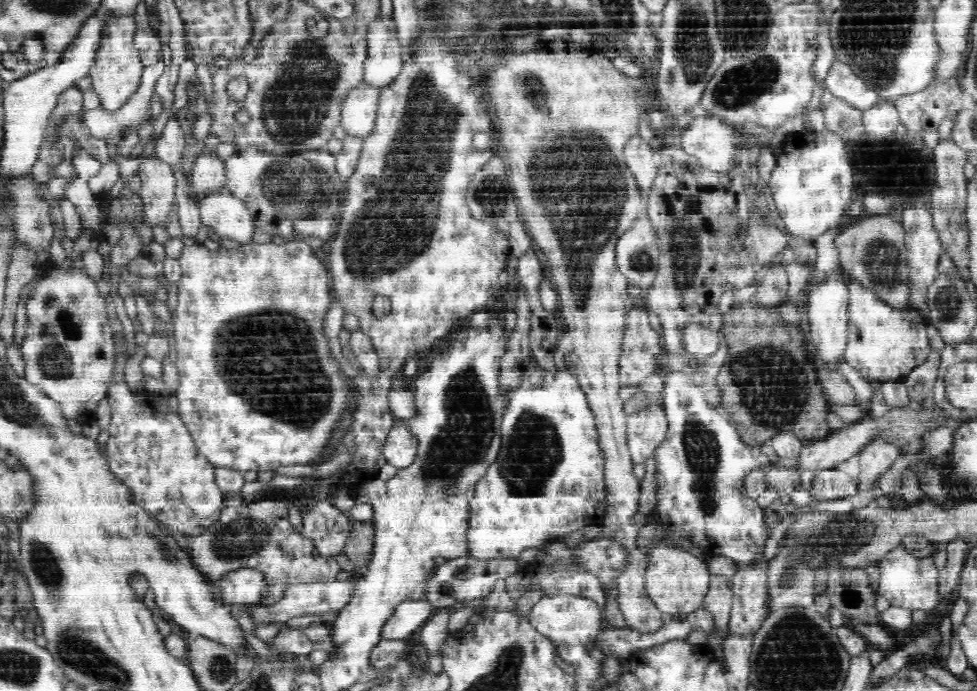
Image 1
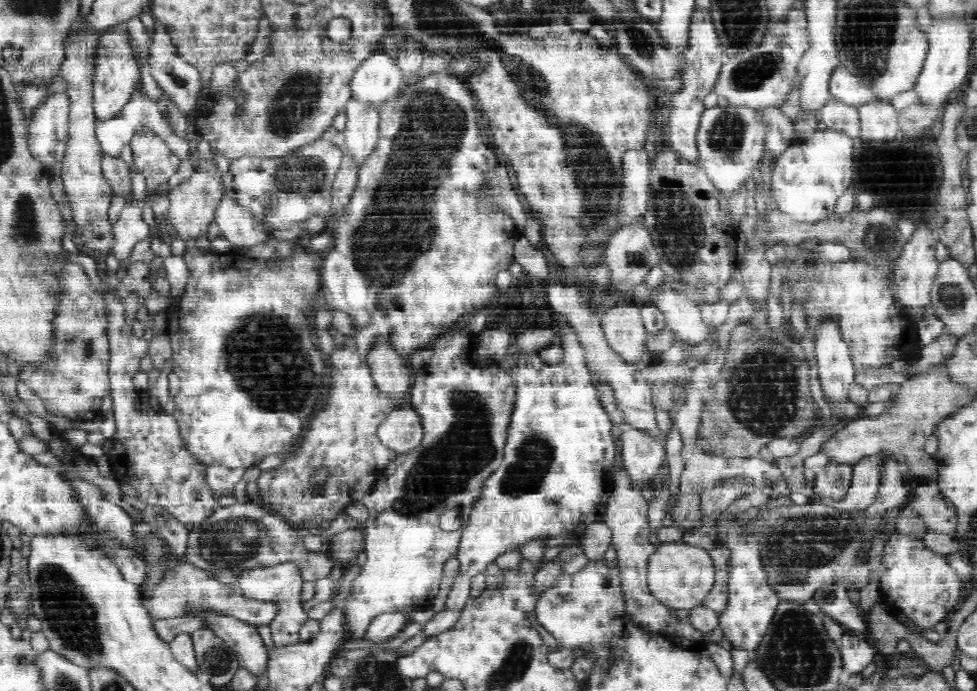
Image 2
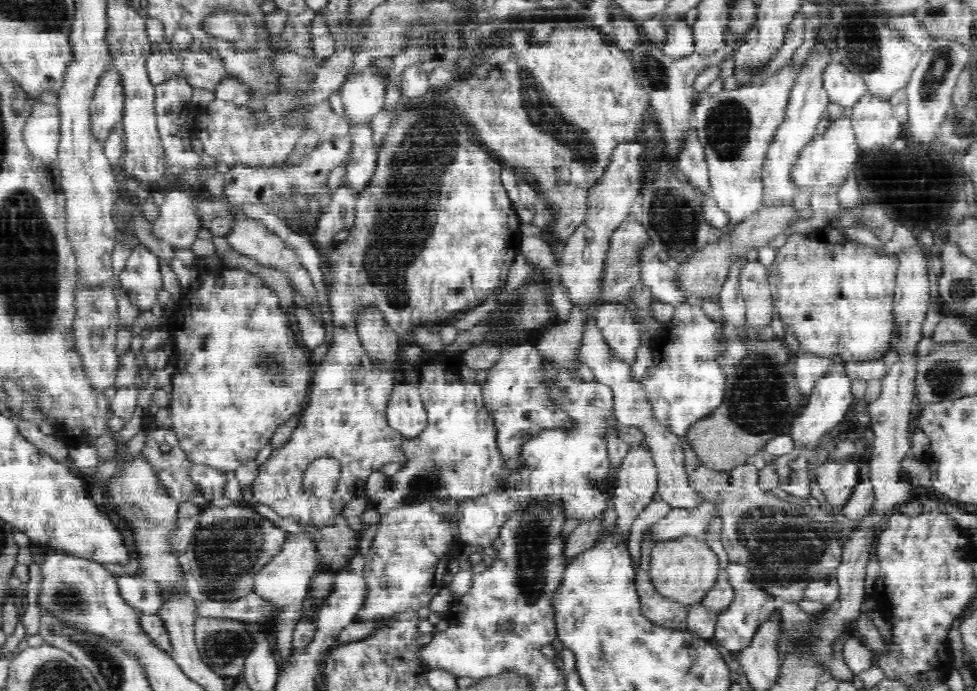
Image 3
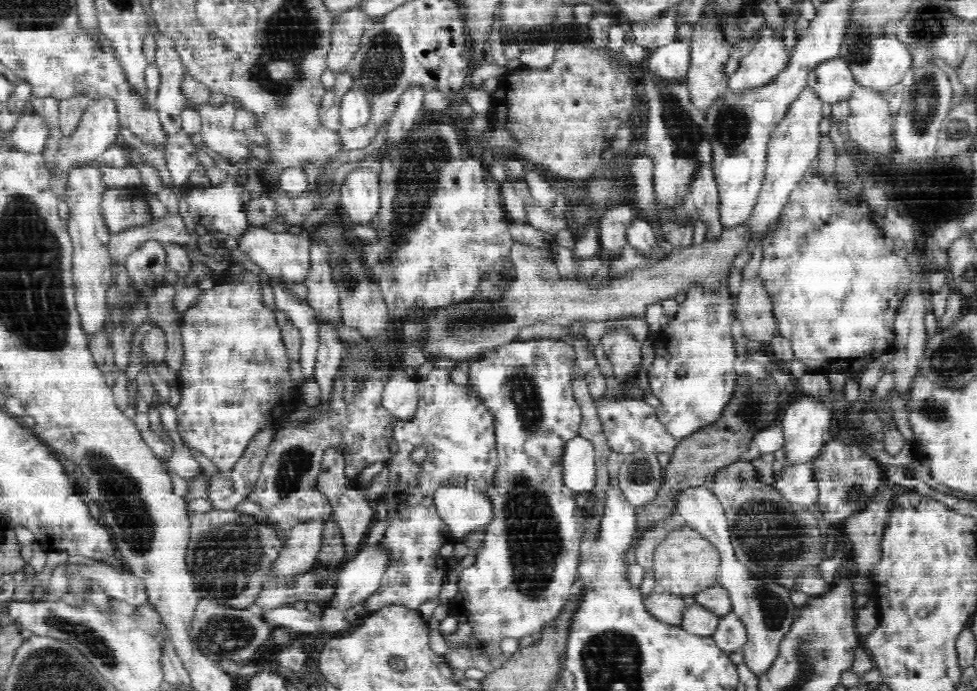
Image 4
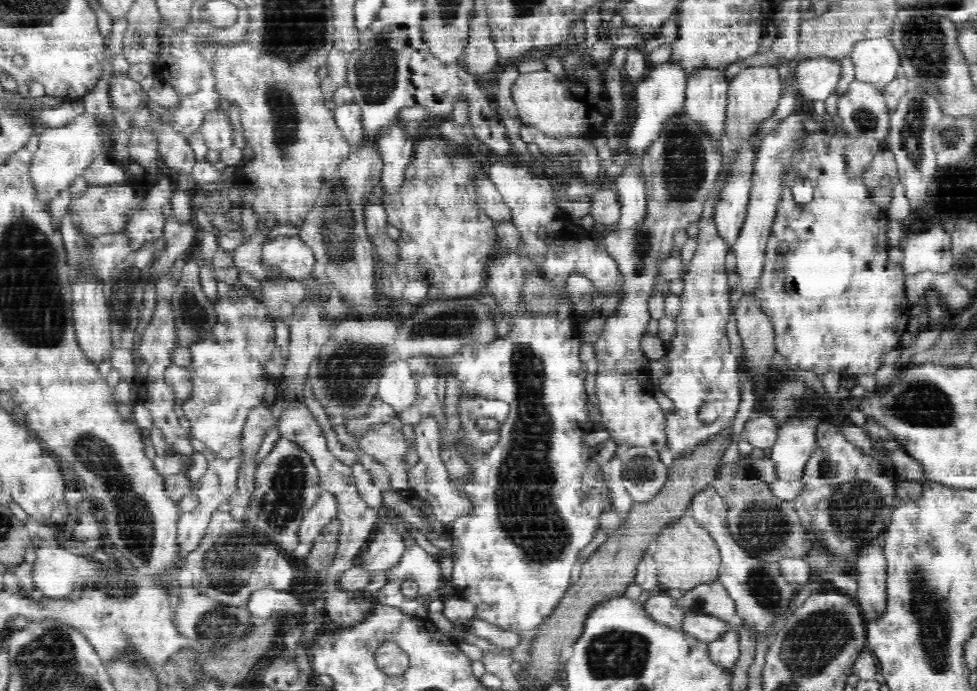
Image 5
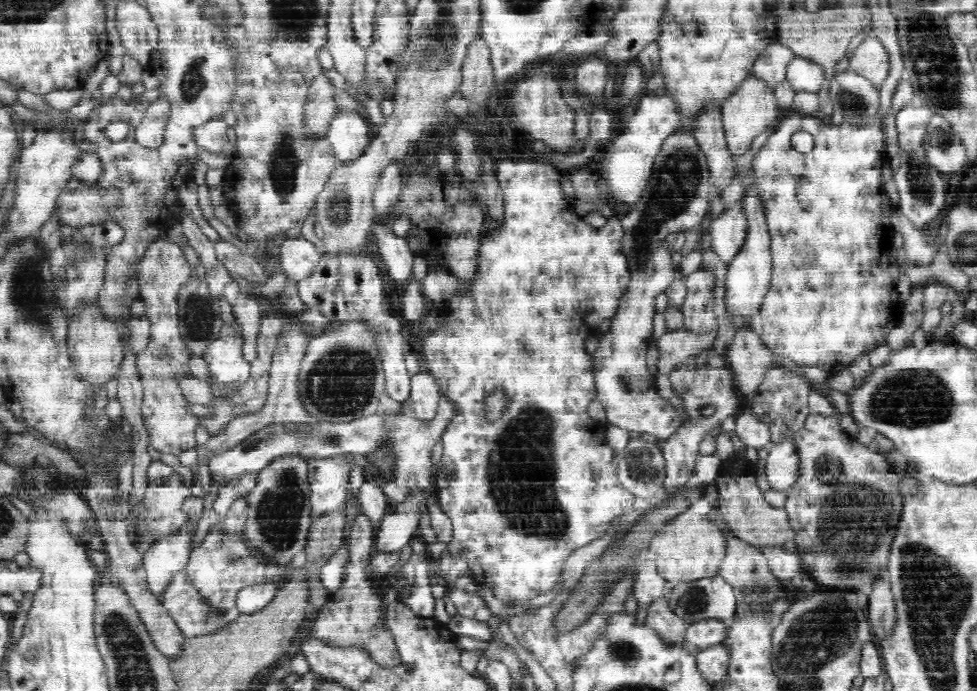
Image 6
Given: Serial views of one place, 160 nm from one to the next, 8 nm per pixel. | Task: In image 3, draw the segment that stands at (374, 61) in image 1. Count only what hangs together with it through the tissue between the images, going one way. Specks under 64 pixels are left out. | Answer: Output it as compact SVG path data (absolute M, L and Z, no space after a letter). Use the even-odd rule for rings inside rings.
M362 73L341 85L339 96L351 125L370 125L374 116L383 110L385 87L377 76Z

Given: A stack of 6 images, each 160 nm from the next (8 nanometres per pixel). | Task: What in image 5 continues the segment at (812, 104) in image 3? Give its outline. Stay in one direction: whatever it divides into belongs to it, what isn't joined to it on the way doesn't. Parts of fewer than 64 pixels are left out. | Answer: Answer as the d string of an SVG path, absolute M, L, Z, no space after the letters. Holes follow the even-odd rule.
M794 112L778 123L777 127L763 138L761 147L753 162L746 208L747 215L740 236L730 249L736 256L736 269L734 272L739 276L737 284L744 296L753 296L756 293L756 288L758 288L764 272L767 244L771 235L776 206L778 206L778 200L780 200L780 168L789 162L793 154L790 142L796 140L797 147L799 147L800 142L797 142L797 139L805 133L801 126L802 120L802 114Z

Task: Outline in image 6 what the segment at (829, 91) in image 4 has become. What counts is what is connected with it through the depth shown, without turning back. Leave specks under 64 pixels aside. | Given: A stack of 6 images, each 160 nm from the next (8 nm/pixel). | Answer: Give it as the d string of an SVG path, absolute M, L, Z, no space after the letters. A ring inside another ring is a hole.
M793 56L786 64L787 74L785 82L794 92L818 92L826 82L824 70L815 62L802 57Z

